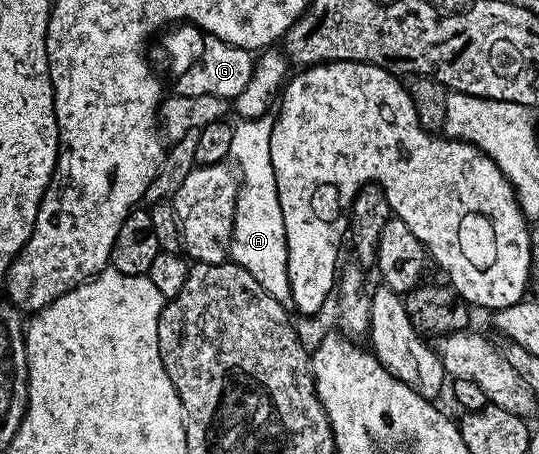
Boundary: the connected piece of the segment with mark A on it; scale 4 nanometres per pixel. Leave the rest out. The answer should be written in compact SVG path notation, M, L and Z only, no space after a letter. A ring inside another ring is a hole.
M266 113L258 119L241 119L233 128L232 162L237 162L239 186L237 202L233 205L233 238L229 245L232 262L246 267L263 285L268 295L282 301L289 299L287 273L287 243L283 229L283 213L279 209L279 193L275 169L271 165L271 129L274 116ZM241 170L241 171L240 171Z

